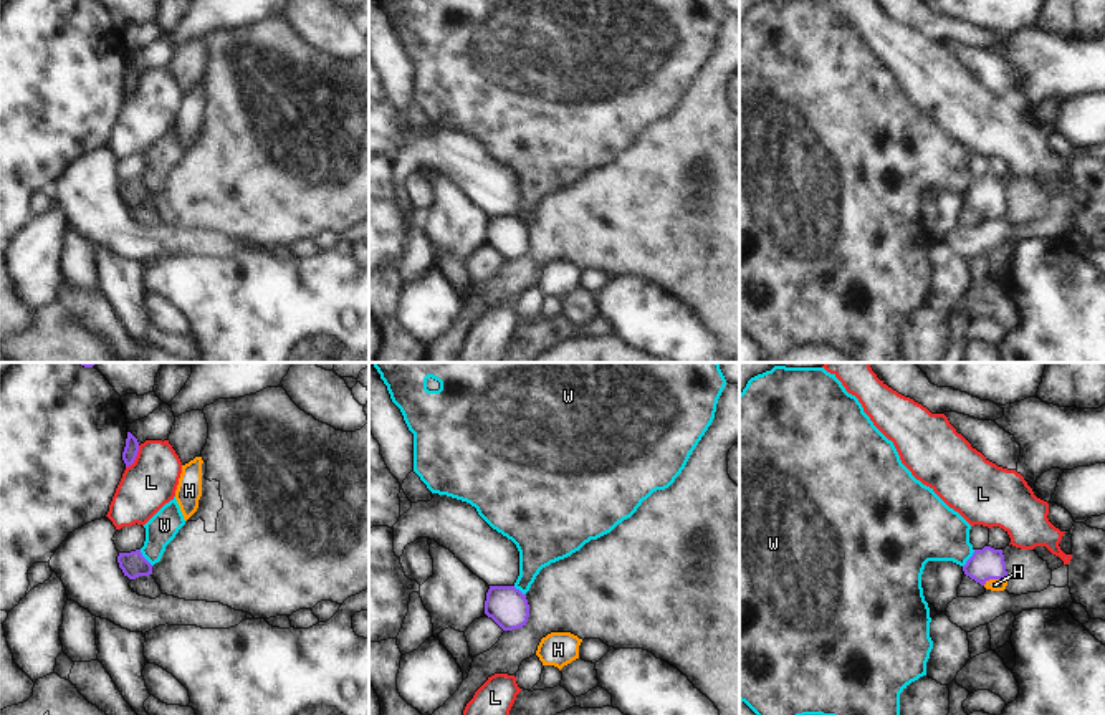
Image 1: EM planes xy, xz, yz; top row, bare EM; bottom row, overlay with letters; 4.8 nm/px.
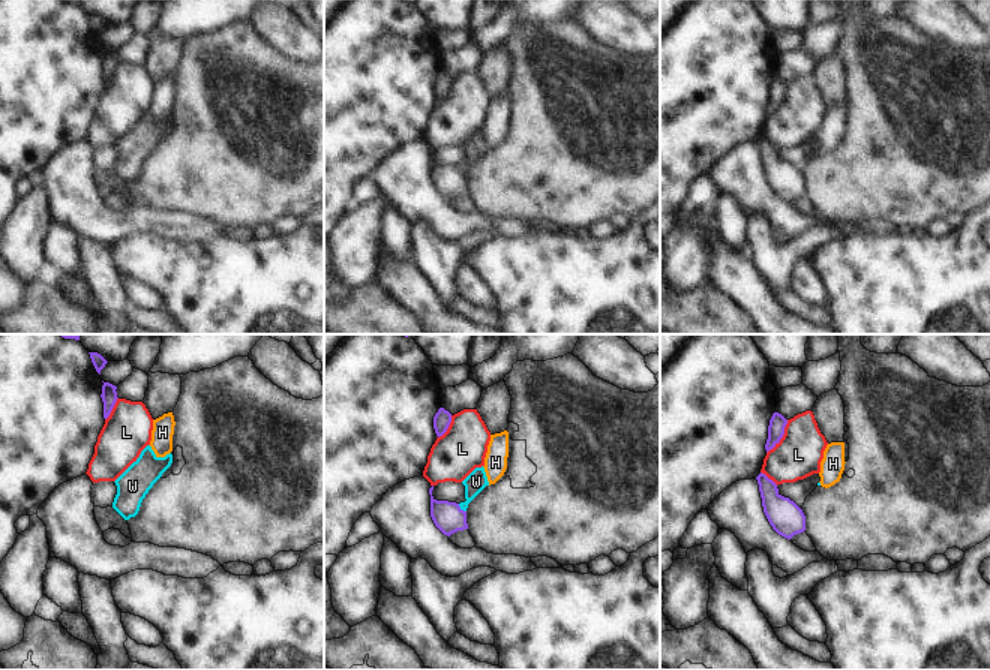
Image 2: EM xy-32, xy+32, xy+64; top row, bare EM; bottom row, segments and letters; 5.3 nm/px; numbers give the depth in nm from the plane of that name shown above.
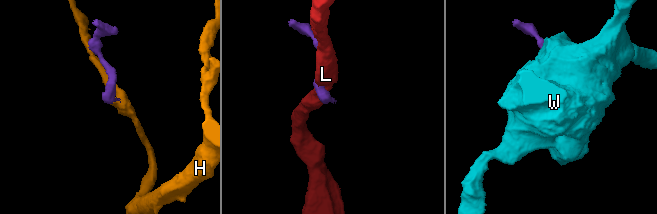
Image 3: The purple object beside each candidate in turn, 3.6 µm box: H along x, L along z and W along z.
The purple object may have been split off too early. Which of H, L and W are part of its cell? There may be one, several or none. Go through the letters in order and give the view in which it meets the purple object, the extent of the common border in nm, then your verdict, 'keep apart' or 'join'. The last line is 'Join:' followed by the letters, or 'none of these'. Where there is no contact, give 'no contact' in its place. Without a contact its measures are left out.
H: contact in yz; length 120 nm; join
L: contact in xy; length 130 nm; keep apart
W: contact in yz; length 110 nm; keep apart
Join: H

